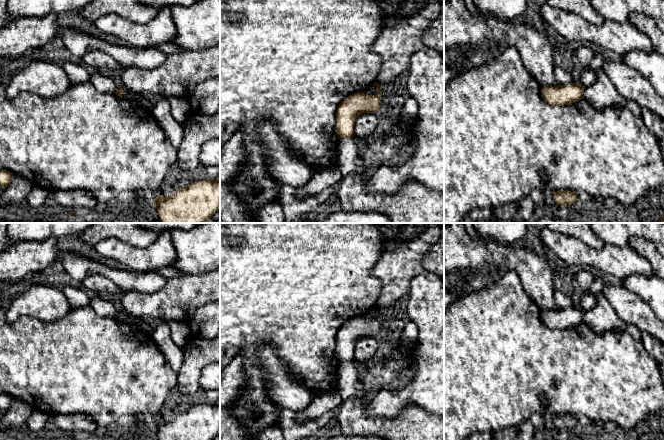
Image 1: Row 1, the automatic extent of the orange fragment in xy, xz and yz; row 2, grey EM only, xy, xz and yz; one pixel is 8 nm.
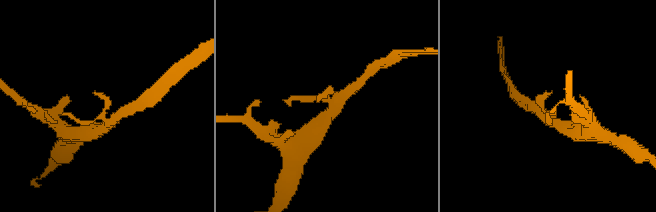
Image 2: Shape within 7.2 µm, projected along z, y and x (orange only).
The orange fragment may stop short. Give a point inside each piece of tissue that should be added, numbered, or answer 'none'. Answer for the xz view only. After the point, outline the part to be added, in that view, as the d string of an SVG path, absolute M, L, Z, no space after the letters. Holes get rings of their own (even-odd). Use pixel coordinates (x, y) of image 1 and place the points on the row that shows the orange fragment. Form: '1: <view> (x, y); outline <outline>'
none

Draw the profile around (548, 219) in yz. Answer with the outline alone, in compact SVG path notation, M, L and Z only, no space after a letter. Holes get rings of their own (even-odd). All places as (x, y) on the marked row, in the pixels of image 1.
M547 215L546 217L543 217L536 221L530 221L528 223L573 223L564 219L556 219L551 215Z

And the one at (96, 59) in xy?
M98 50L87 52L81 58L81 60L83 61L84 65L101 71L112 71L121 68L121 64L115 59Z

